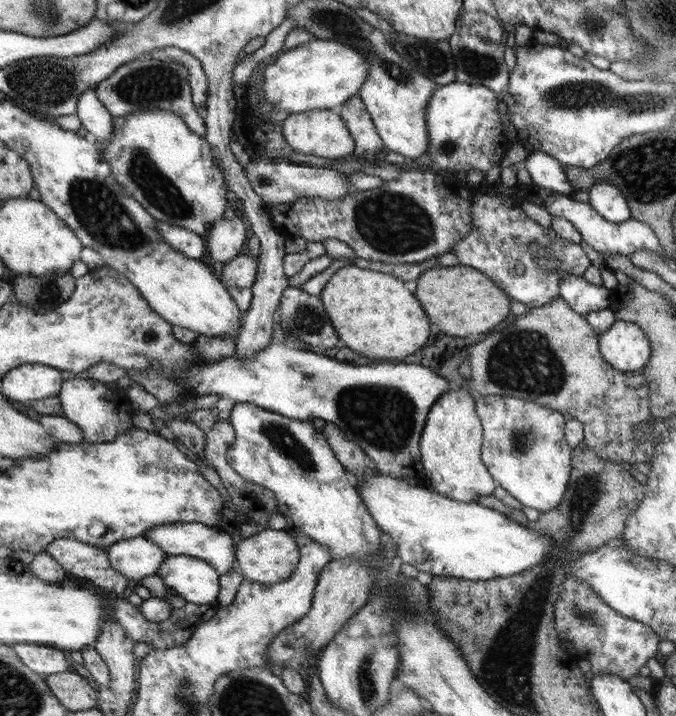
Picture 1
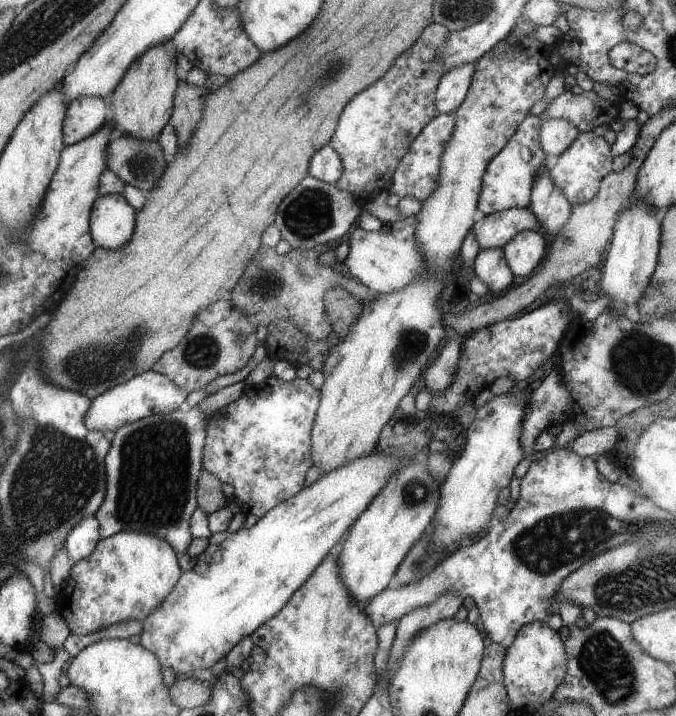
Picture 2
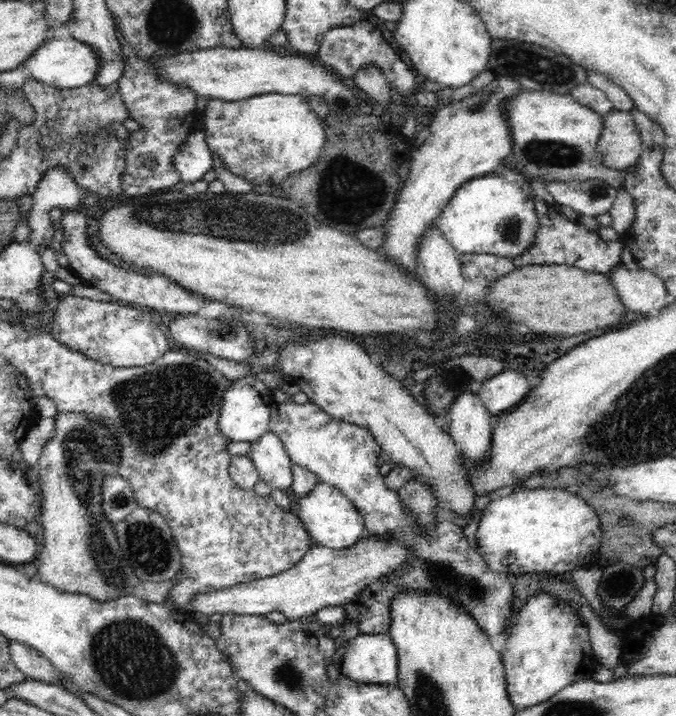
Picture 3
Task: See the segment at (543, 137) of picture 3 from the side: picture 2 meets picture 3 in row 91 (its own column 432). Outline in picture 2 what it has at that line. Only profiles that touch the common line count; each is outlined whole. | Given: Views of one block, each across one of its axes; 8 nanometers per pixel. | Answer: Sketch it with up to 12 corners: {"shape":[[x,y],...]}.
{"shape":[[526,400],[475,410],[441,486],[431,541],[444,556],[490,528],[524,459]]}

